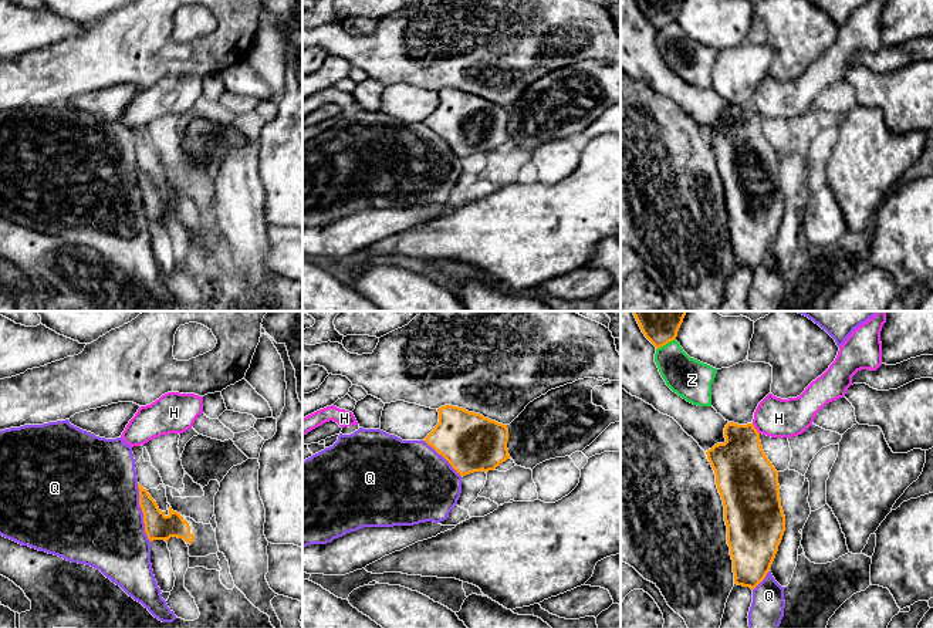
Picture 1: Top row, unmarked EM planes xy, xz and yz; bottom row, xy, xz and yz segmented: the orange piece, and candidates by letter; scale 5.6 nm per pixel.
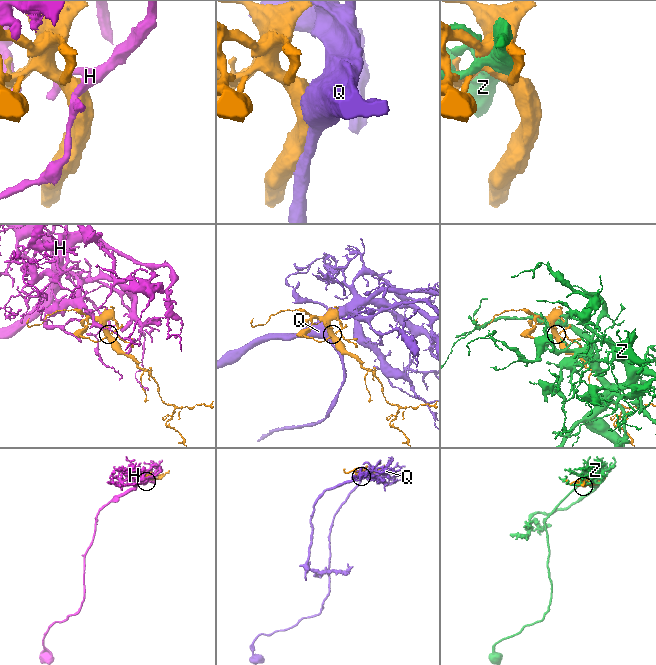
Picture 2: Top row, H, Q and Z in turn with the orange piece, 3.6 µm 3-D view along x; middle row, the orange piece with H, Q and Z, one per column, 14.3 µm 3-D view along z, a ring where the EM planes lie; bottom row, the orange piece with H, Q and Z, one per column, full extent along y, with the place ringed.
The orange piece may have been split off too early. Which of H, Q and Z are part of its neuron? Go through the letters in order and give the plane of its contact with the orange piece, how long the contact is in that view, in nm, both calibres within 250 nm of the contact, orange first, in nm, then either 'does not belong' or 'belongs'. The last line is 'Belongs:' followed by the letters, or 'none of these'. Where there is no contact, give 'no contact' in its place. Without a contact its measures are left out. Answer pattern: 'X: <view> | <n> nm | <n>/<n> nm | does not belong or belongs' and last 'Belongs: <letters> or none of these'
H: yz | 80 nm | 320/220 nm | does not belong
Q: xy | 340 nm | 150/500 nm | belongs
Z: yz | 130 nm | 280/220 nm | does not belong
Belongs: Q

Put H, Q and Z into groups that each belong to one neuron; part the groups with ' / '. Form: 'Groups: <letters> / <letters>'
Groups: H / Q / Z

